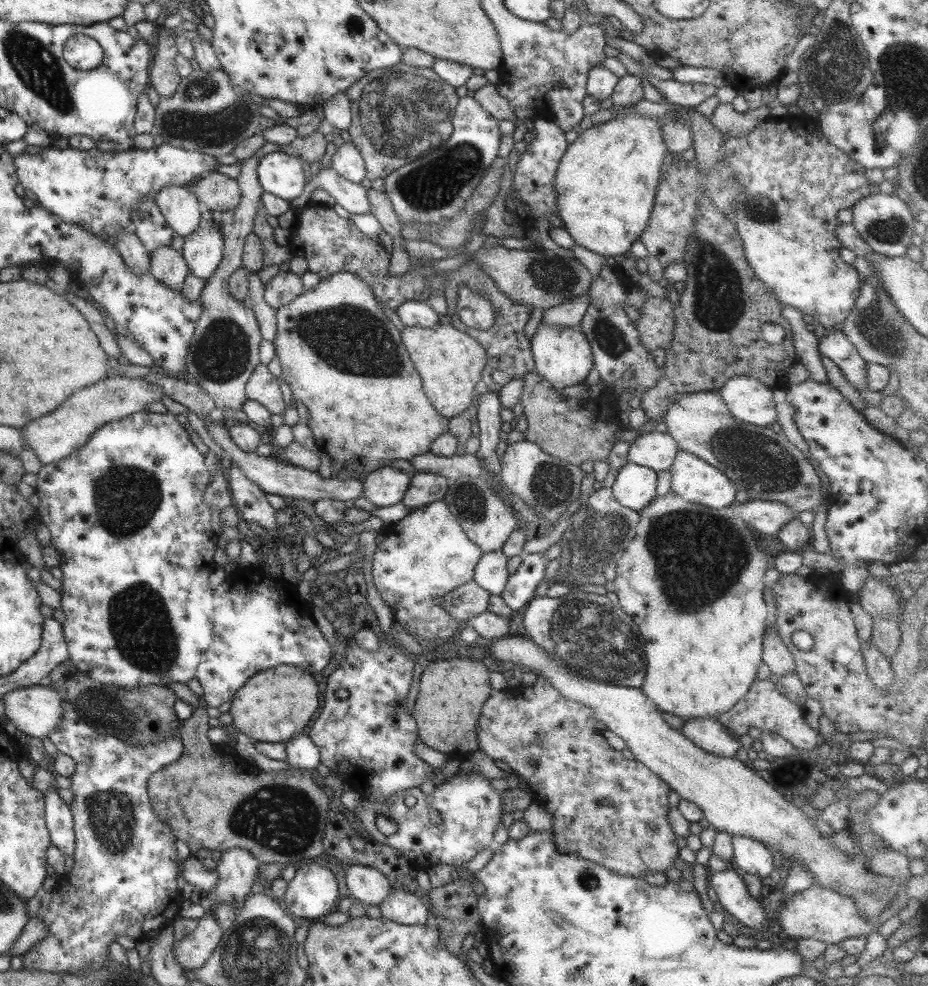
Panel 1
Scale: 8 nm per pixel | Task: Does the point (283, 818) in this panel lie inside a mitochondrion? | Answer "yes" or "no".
yes

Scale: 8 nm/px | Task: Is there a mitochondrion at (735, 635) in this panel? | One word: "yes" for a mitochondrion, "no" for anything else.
no

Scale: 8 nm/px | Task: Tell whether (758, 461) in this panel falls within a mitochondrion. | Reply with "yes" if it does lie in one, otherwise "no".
yes

